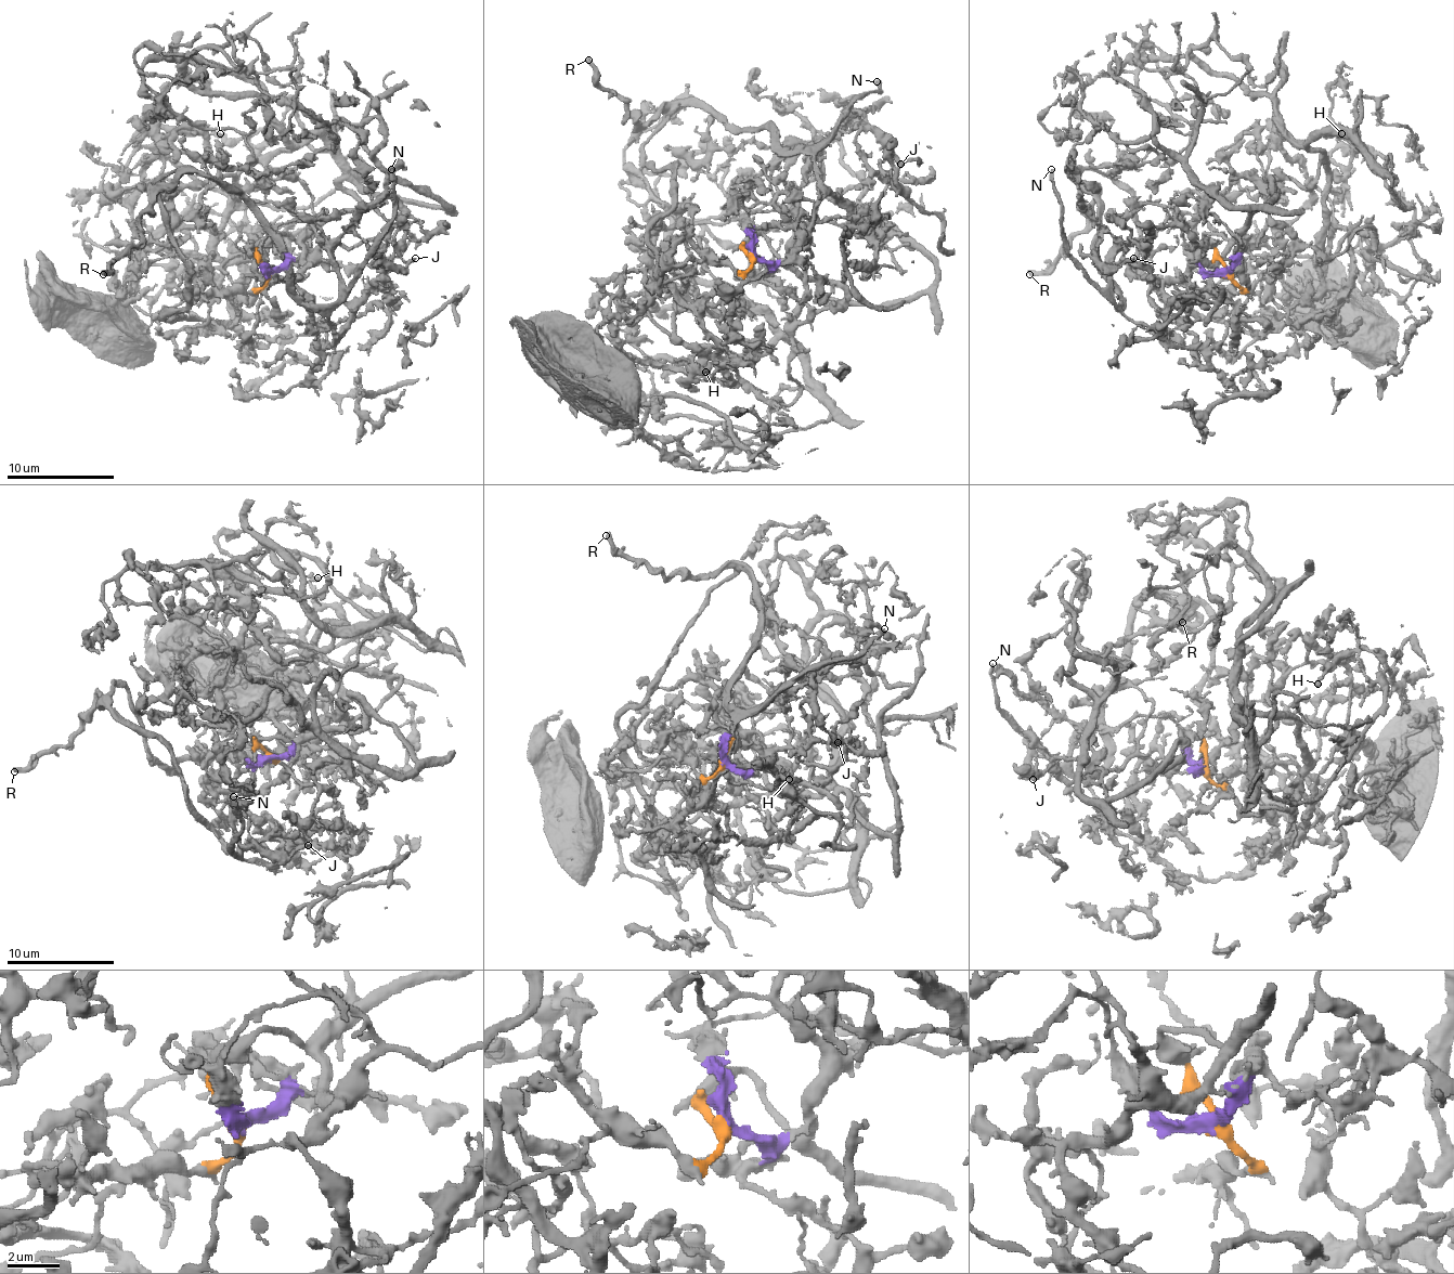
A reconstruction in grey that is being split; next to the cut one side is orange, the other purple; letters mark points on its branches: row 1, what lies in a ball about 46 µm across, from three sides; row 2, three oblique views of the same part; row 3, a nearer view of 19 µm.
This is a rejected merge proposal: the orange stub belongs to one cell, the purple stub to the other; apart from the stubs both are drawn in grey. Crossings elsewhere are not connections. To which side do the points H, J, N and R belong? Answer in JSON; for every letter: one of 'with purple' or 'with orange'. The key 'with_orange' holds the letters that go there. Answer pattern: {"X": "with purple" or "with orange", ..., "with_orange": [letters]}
{"H": "with orange", "J": "with orange", "N": "with purple", "R": "with purple", "with_orange": ["H", "J"]}

